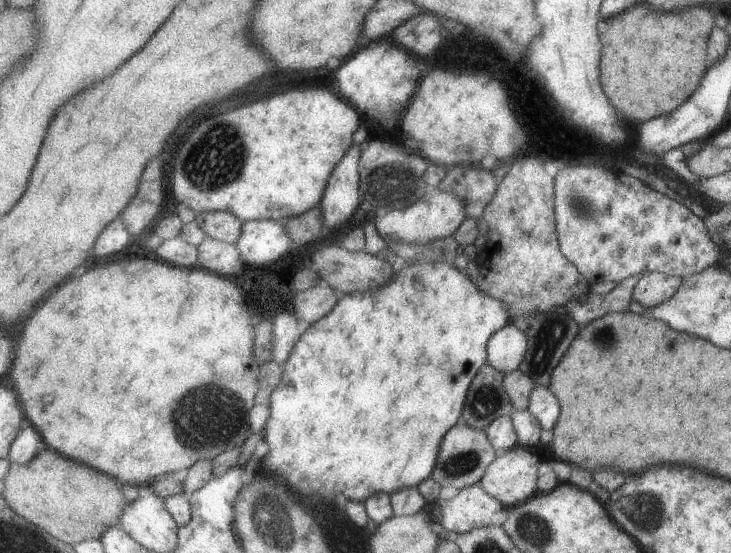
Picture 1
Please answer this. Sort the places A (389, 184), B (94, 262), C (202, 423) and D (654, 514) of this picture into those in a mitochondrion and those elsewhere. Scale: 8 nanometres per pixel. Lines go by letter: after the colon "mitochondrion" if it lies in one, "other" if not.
A: mitochondrion
B: other
C: mitochondrion
D: mitochondrion

